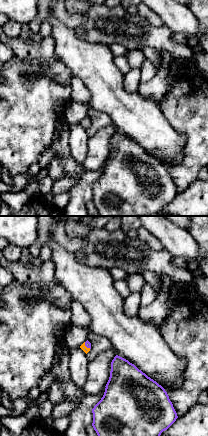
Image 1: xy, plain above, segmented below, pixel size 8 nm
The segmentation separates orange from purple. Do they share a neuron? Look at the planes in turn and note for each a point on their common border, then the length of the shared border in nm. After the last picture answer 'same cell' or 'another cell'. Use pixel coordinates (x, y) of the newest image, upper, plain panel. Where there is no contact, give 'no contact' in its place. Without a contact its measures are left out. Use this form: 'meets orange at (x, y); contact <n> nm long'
meets orange at (85, 122); contact 80 nm long

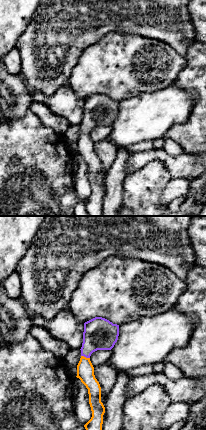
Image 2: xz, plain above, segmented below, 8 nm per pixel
meets orange at (85, 133); contact 80 nm long

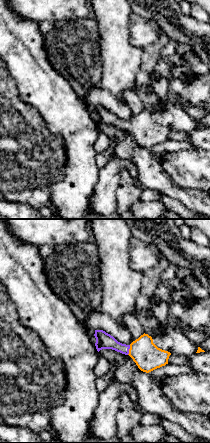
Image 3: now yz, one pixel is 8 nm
meets orange at (129, 126); contact 80 nm long

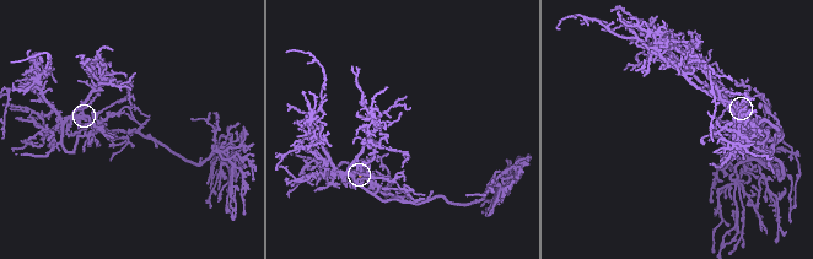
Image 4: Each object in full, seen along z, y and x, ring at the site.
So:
same cell

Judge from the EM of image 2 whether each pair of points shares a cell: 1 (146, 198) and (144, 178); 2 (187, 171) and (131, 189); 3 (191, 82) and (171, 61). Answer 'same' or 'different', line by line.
1: same
2: different
3: different

